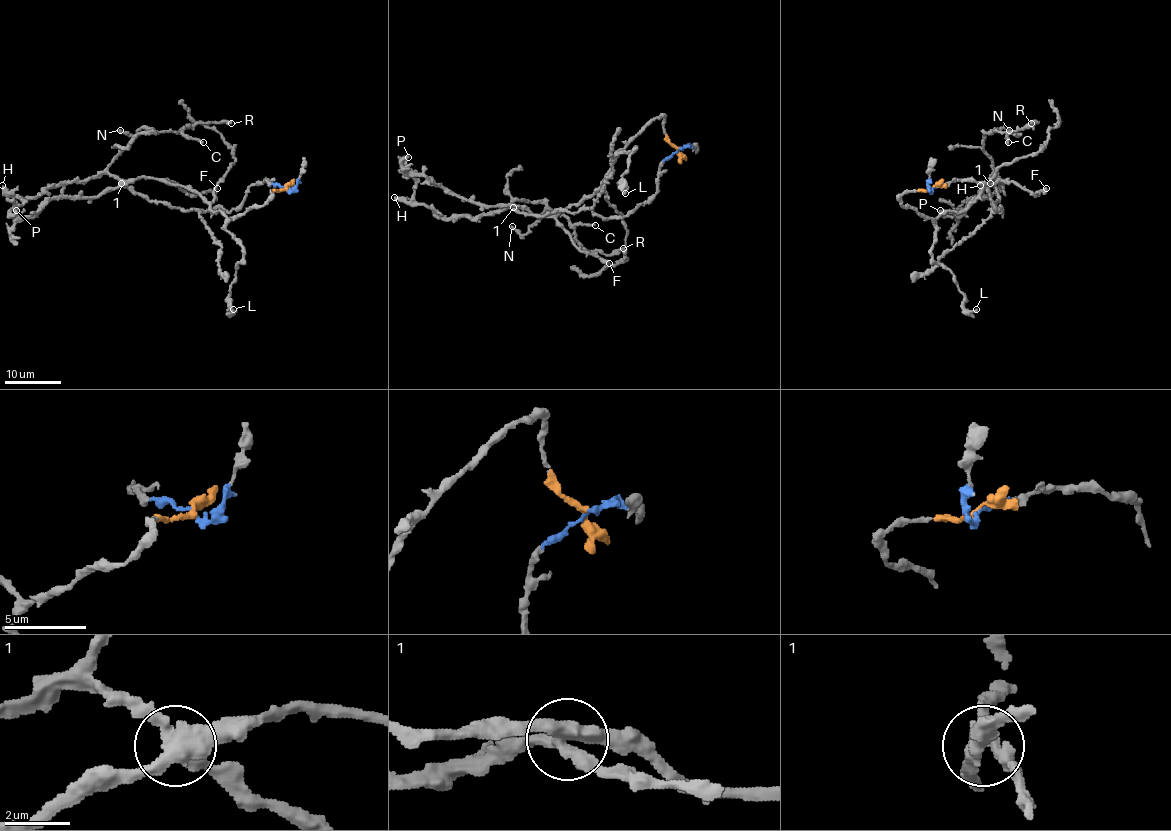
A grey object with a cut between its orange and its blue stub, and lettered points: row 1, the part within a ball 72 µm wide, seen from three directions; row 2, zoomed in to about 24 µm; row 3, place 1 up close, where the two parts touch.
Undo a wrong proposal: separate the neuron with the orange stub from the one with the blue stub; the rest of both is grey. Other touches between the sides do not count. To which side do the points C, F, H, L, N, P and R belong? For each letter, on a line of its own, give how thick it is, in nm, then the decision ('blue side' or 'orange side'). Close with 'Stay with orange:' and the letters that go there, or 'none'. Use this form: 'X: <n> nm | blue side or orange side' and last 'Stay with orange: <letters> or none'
C: 240 nm | blue side
F: 440 nm | orange side
H: 360 nm | blue side
L: 360 nm | orange side
N: 260 nm | blue side
P: 280 nm | orange side
R: 360 nm | blue side
Stay with orange: F, L, P

